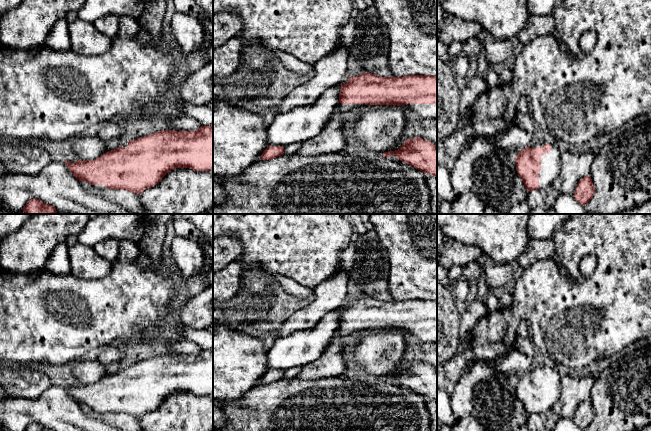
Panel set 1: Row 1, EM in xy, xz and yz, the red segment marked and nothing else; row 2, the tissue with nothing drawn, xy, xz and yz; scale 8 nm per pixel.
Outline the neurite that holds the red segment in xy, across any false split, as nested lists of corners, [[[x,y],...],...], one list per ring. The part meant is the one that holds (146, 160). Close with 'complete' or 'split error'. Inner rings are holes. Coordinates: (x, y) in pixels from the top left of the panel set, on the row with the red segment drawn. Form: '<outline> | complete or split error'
[[[202,125],[195,131],[163,130],[131,140],[94,160],[64,162],[79,181],[89,183],[98,191],[115,189],[141,194],[176,168],[213,170],[213,127]]] | split error

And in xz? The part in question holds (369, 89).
[[[365,72],[341,83],[336,111],[360,106],[407,106],[425,119],[437,119],[437,76],[382,77]]] | split error

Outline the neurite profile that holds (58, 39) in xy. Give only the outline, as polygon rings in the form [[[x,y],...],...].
[[[65,18],[58,20],[48,33],[45,45],[57,51],[71,50],[68,26],[69,22]]]

